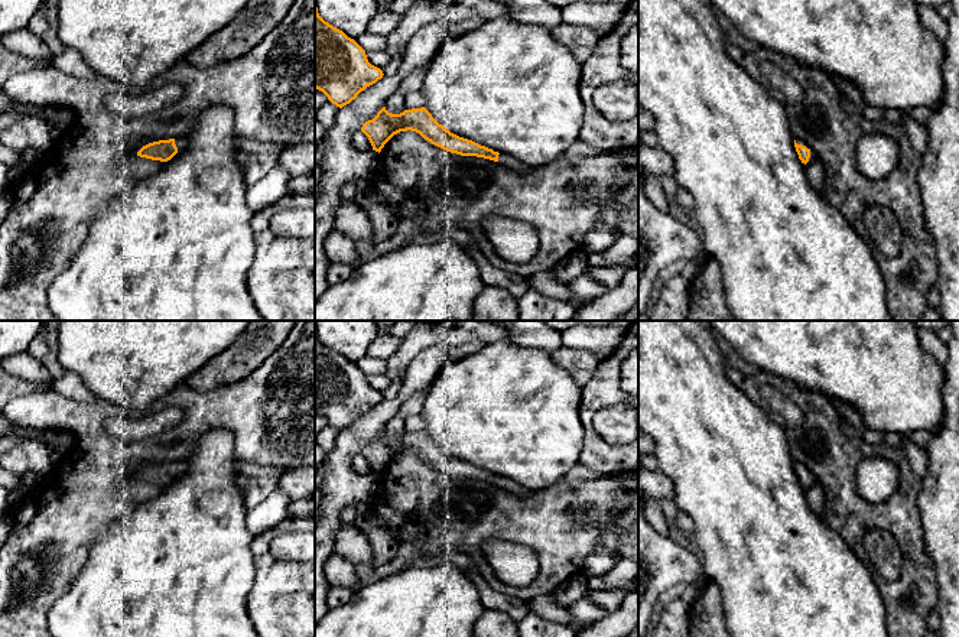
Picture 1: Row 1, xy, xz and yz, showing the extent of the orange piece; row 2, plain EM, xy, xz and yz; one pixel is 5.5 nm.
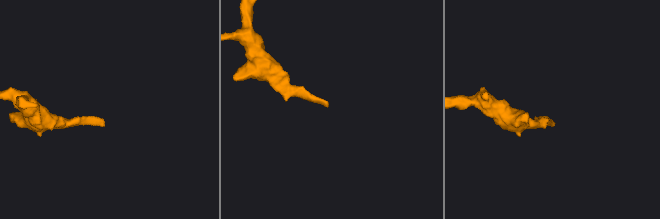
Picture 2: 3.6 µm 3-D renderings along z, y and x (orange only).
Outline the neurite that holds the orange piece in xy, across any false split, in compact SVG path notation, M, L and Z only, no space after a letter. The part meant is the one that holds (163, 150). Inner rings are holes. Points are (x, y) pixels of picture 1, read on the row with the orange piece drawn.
M169 139L169 140L159 140L143 146L137 156L168 162L170 160L178 152L182 152L188 146L185 139Z

